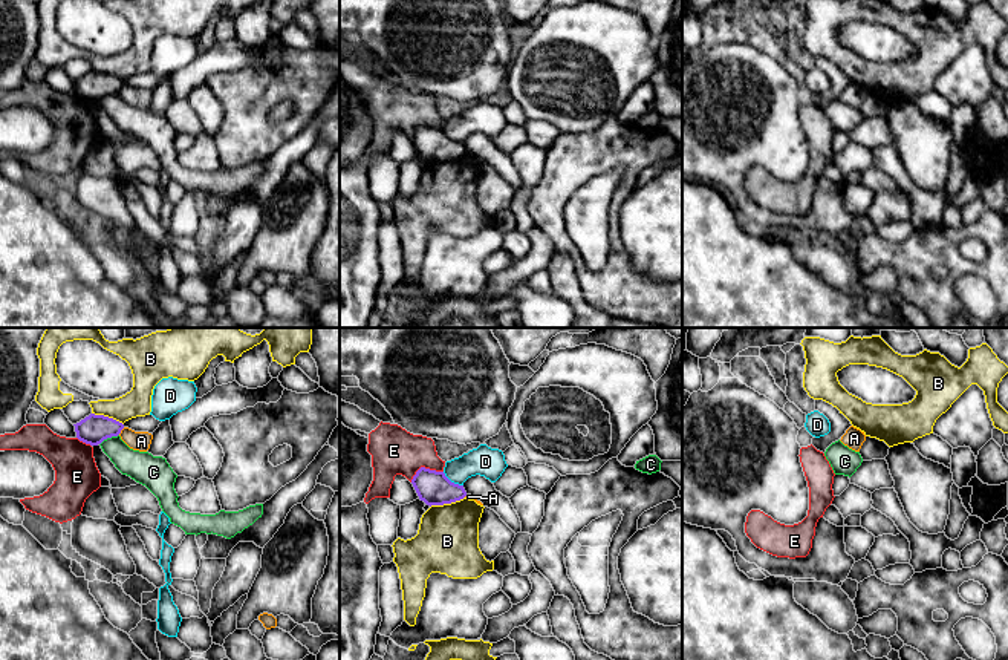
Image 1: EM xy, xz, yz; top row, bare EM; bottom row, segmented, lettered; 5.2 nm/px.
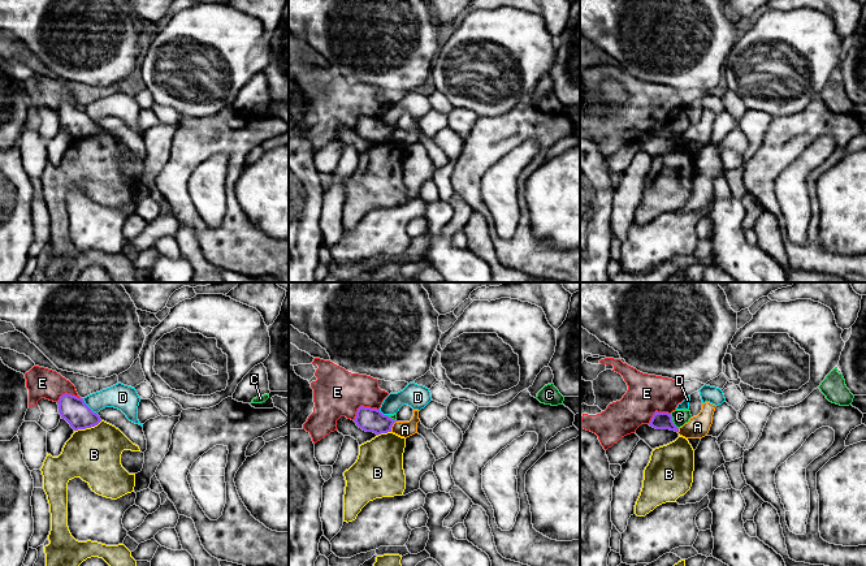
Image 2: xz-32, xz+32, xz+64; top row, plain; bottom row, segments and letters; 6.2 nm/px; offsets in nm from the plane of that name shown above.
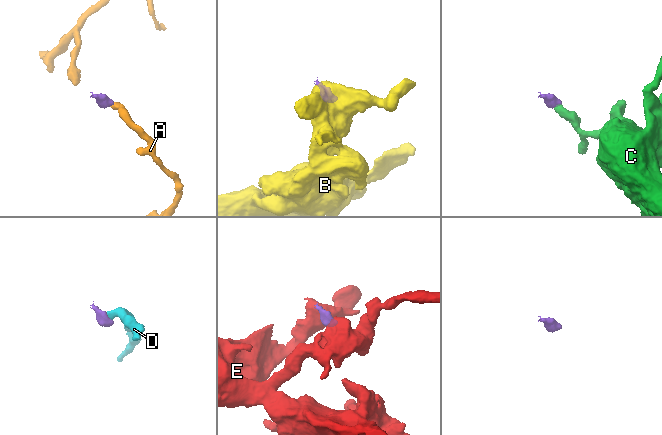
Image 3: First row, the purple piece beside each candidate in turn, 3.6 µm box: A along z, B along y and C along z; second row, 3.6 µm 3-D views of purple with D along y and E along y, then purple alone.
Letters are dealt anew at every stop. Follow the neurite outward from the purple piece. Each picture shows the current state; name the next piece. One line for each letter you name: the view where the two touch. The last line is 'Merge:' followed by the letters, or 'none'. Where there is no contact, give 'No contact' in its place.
Merge: none

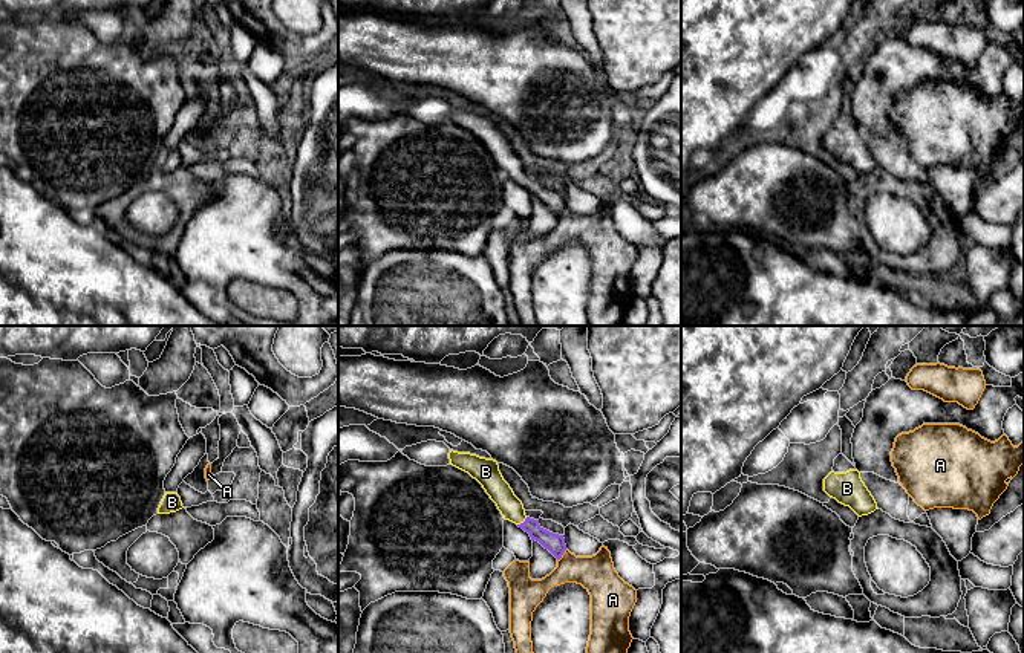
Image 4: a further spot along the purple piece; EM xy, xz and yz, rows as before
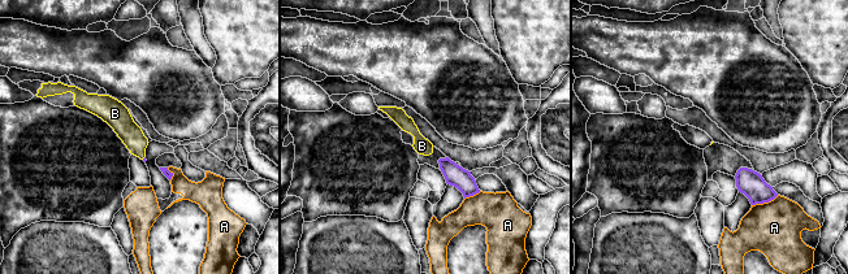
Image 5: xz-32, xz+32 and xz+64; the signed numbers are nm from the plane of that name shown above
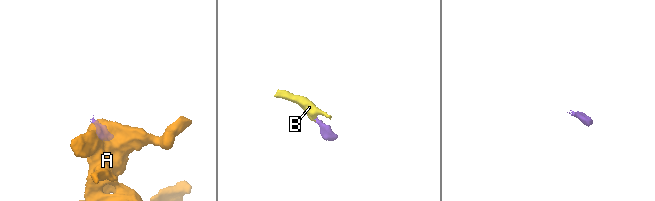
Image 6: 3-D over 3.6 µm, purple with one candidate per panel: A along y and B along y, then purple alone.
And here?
B: Touches purple in xz
Merge: B

